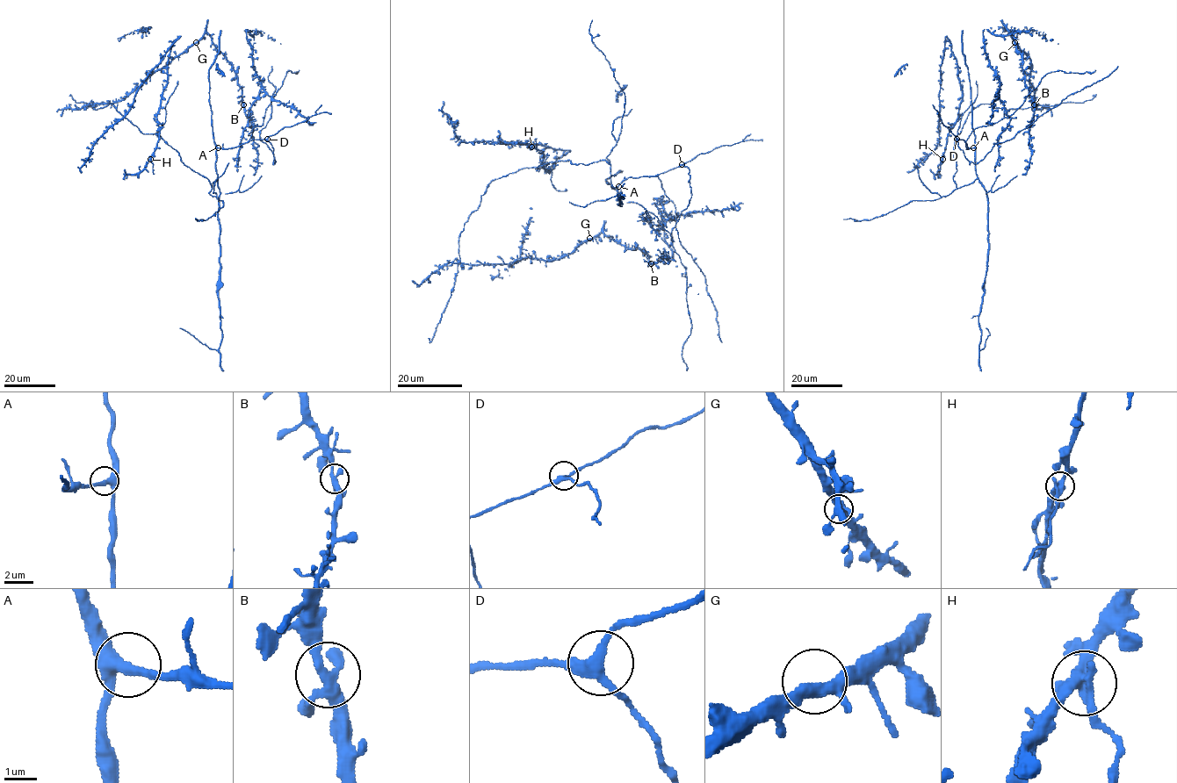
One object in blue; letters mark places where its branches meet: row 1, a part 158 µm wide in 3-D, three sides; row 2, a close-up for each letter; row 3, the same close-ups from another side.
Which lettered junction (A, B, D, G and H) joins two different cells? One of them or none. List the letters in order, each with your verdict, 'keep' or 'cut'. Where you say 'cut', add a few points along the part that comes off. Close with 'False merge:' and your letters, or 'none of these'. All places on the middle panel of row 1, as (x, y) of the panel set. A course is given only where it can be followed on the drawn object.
A: keep
B: keep
D: keep
G: keep
H: cut
False merge: H

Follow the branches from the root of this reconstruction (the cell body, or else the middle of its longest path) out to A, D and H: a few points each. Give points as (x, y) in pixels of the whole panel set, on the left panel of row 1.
A: (152, 134), (157, 133), (178, 153), (185, 165), (205, 176), (212, 188), (217, 178), (215, 161), (218, 147)
D: (152, 134), (157, 133), (212, 188), (217, 178), (217, 148), (267, 139)
H: (152, 134), (157, 132), (162, 125), (159, 124), (159, 141), (150, 160)

